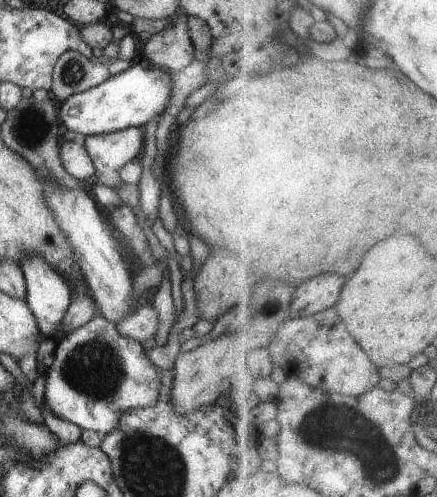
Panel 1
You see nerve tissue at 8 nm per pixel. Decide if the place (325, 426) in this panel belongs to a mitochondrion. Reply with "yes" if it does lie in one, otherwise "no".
yes

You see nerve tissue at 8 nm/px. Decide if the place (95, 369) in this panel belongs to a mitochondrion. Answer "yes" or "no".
yes

